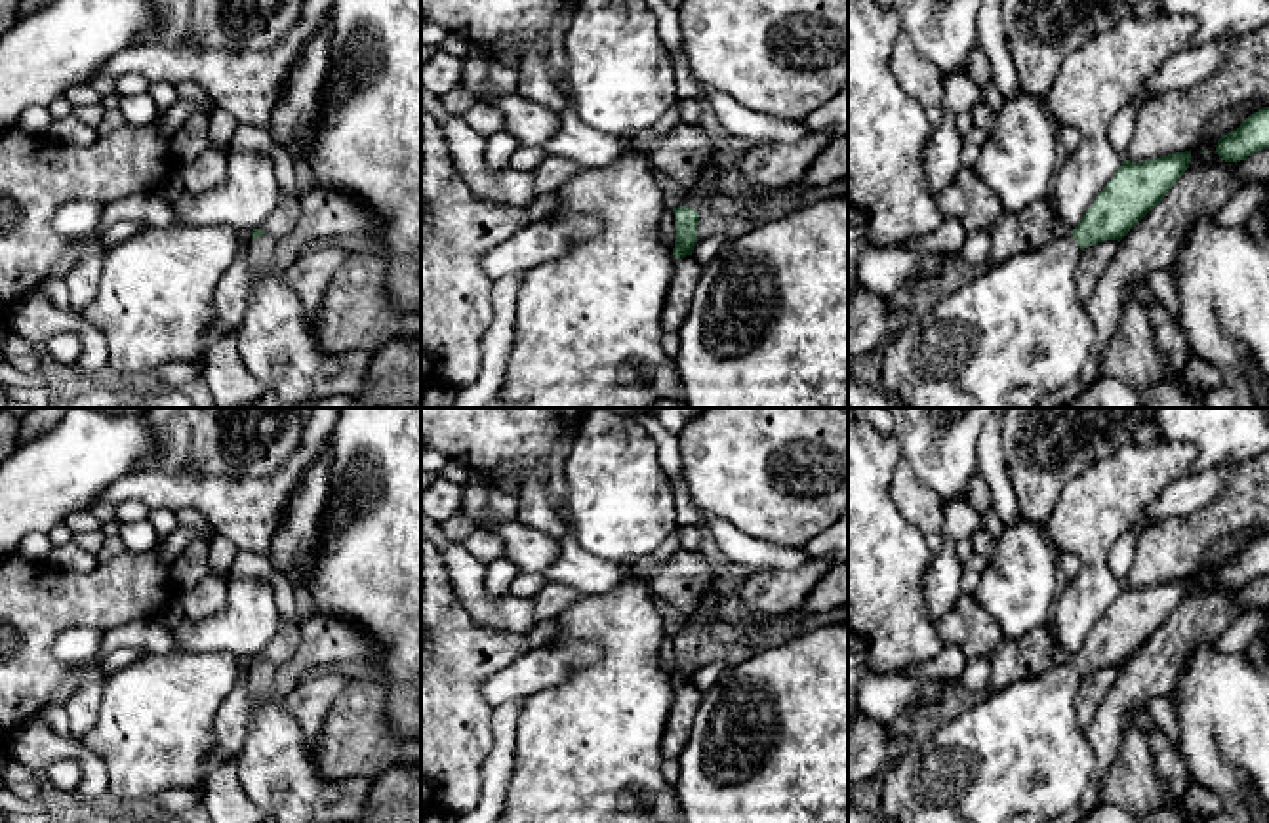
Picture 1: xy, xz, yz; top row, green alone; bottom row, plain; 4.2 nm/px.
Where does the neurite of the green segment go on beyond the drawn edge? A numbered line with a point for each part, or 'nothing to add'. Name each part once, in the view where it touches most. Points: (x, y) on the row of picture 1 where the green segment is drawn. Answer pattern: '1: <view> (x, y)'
1: xz (728, 153)

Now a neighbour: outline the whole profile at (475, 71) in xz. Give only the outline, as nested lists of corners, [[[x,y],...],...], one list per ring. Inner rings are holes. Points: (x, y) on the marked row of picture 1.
[[[467,57],[461,74],[461,88],[469,90],[476,99],[484,90],[488,78],[488,61],[486,57]]]

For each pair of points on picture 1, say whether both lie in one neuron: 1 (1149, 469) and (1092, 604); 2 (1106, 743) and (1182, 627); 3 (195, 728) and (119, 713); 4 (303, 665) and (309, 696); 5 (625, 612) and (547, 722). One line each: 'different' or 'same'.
1: same
2: same
3: same
4: different
5: same

